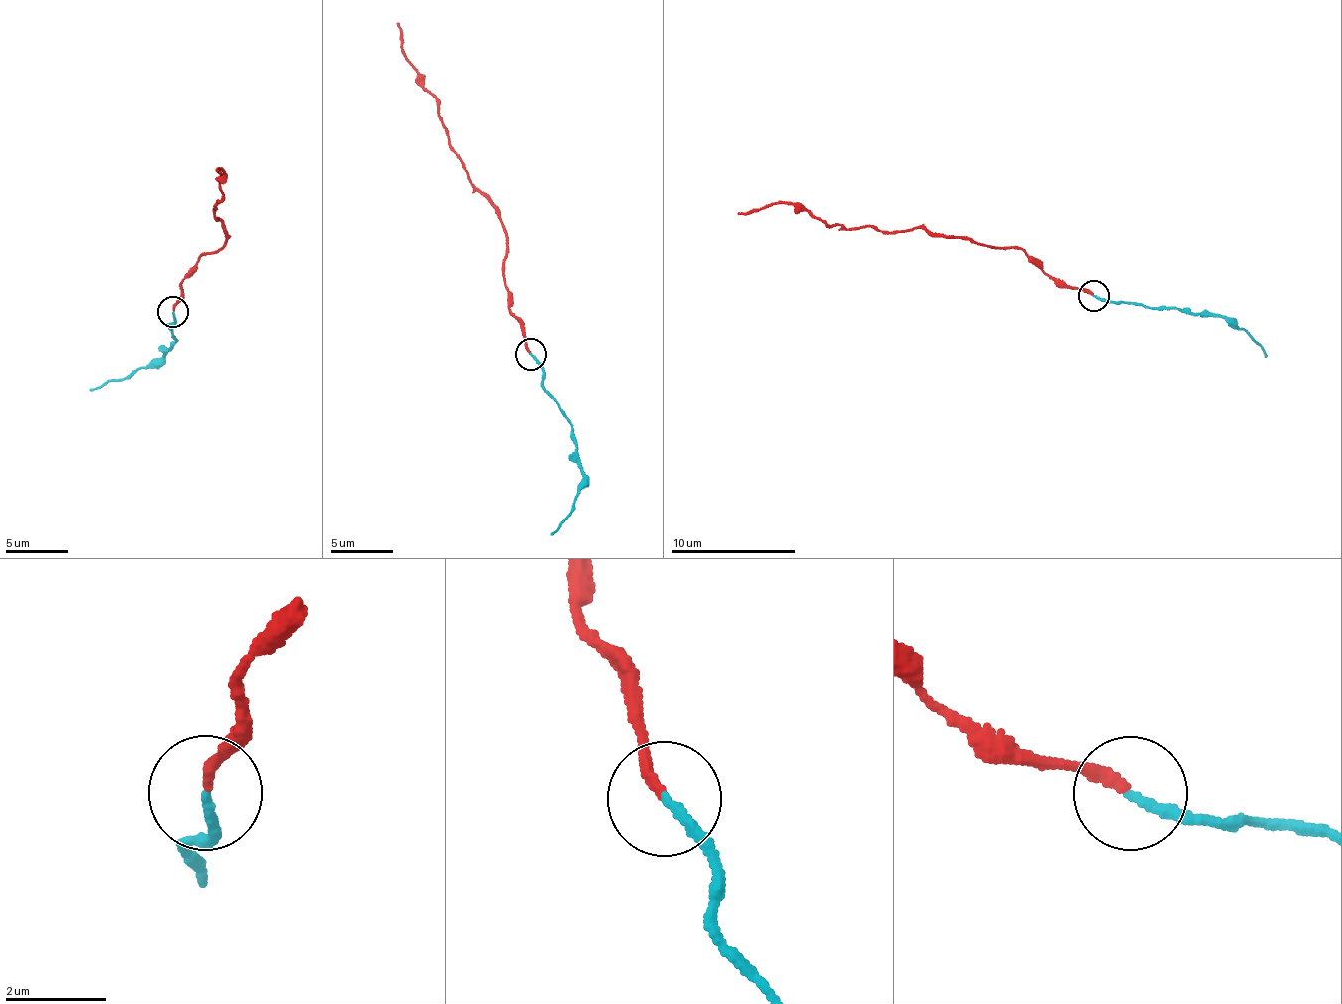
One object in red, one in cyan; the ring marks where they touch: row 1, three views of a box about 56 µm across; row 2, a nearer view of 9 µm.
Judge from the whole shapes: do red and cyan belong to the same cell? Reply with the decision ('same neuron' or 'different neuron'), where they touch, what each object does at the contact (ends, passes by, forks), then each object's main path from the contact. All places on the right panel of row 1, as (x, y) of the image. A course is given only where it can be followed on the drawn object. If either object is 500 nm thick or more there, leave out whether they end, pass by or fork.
same neuron; at (1093, 295); red ends there; cyan ends there; red runs (1094, 295), (1062, 286), (1021, 250), (976, 245), (912, 228), (824, 224), (784, 202), (737, 215); cyan runs (1094, 295), (1235, 319), (1265, 356)

